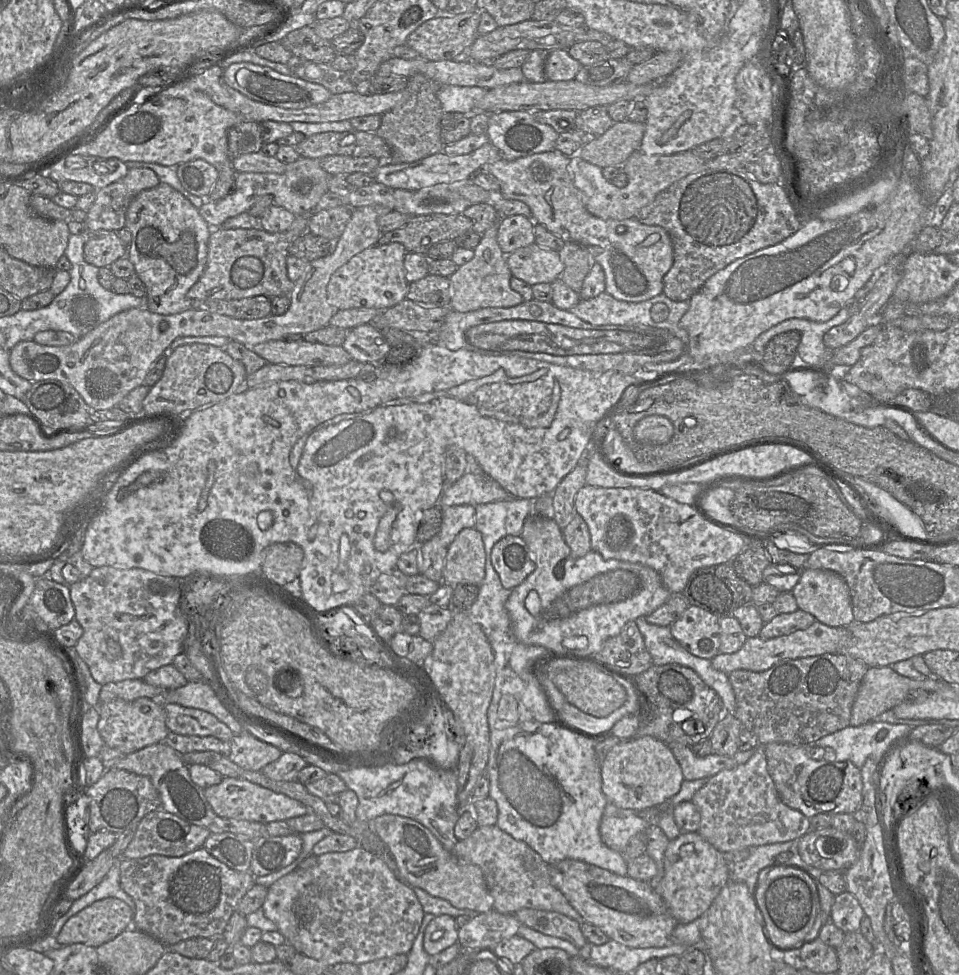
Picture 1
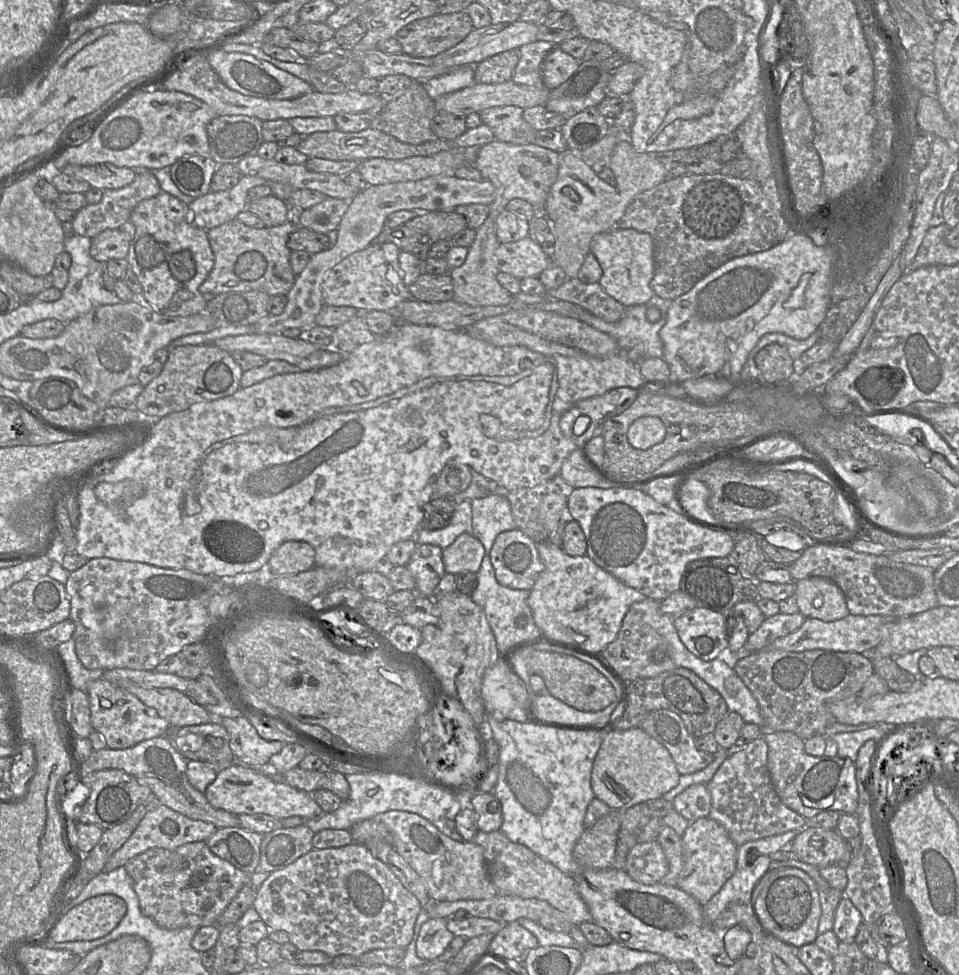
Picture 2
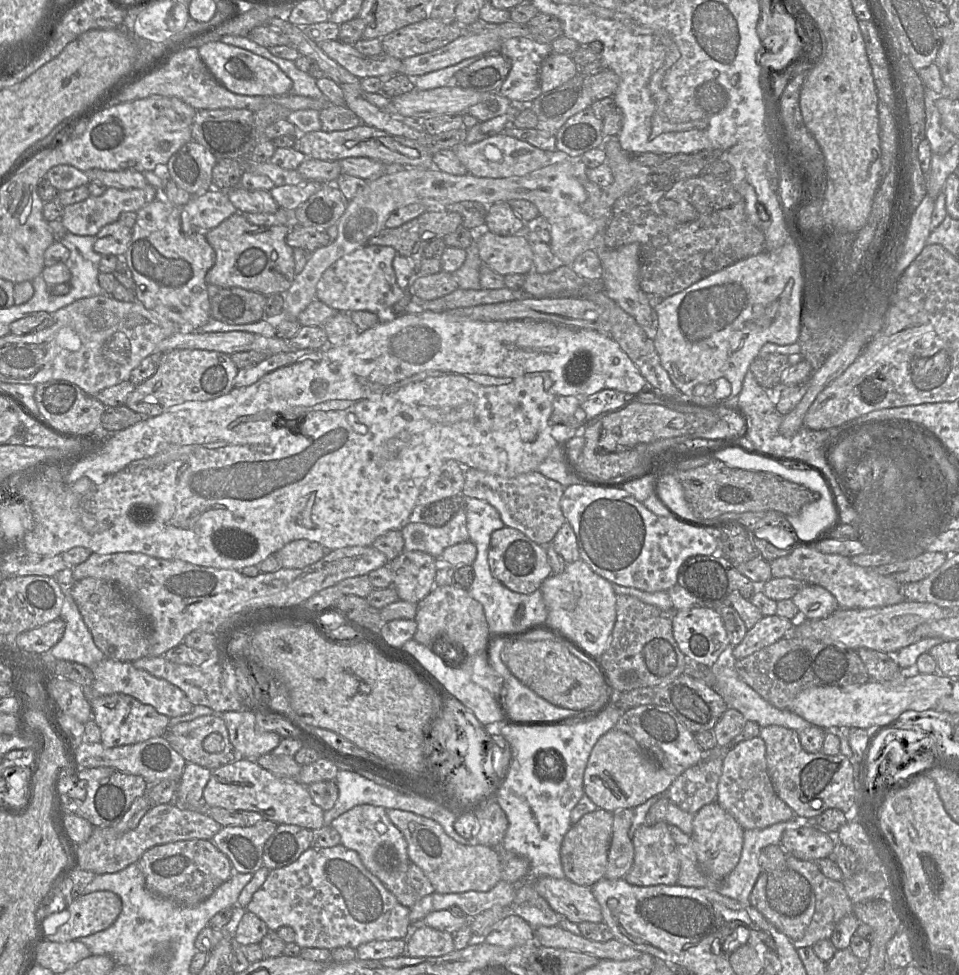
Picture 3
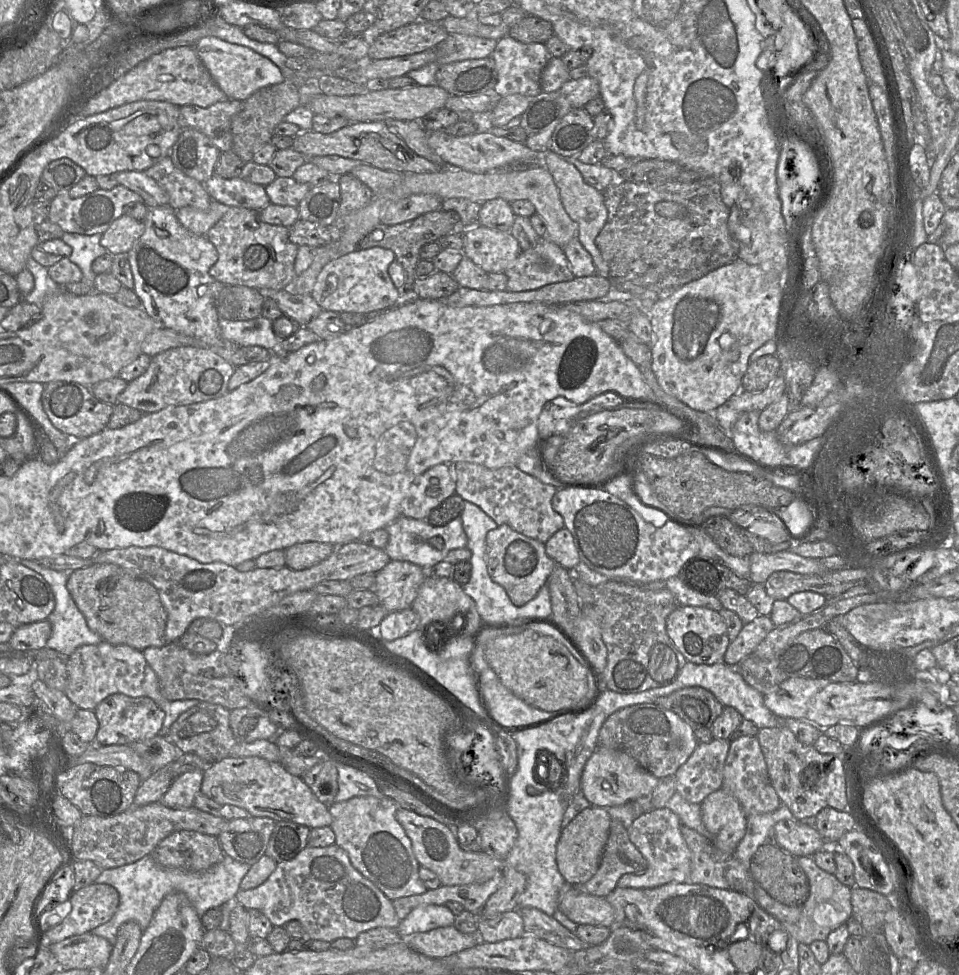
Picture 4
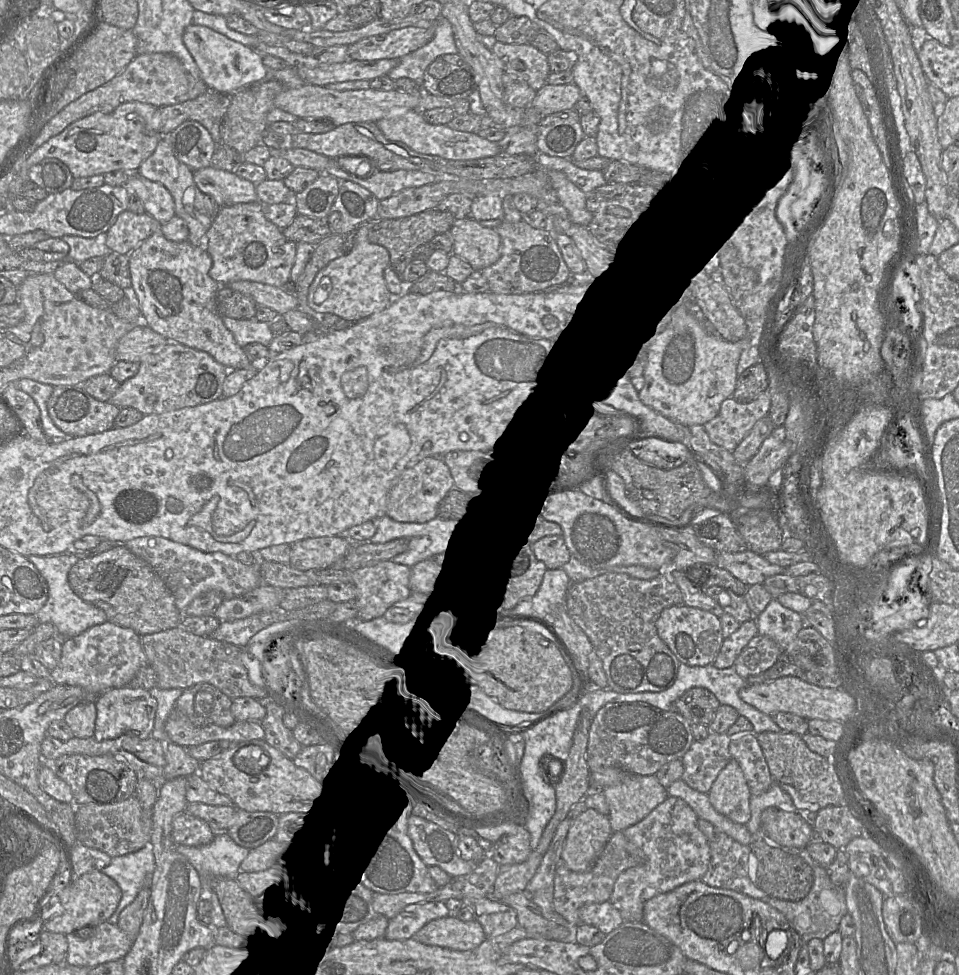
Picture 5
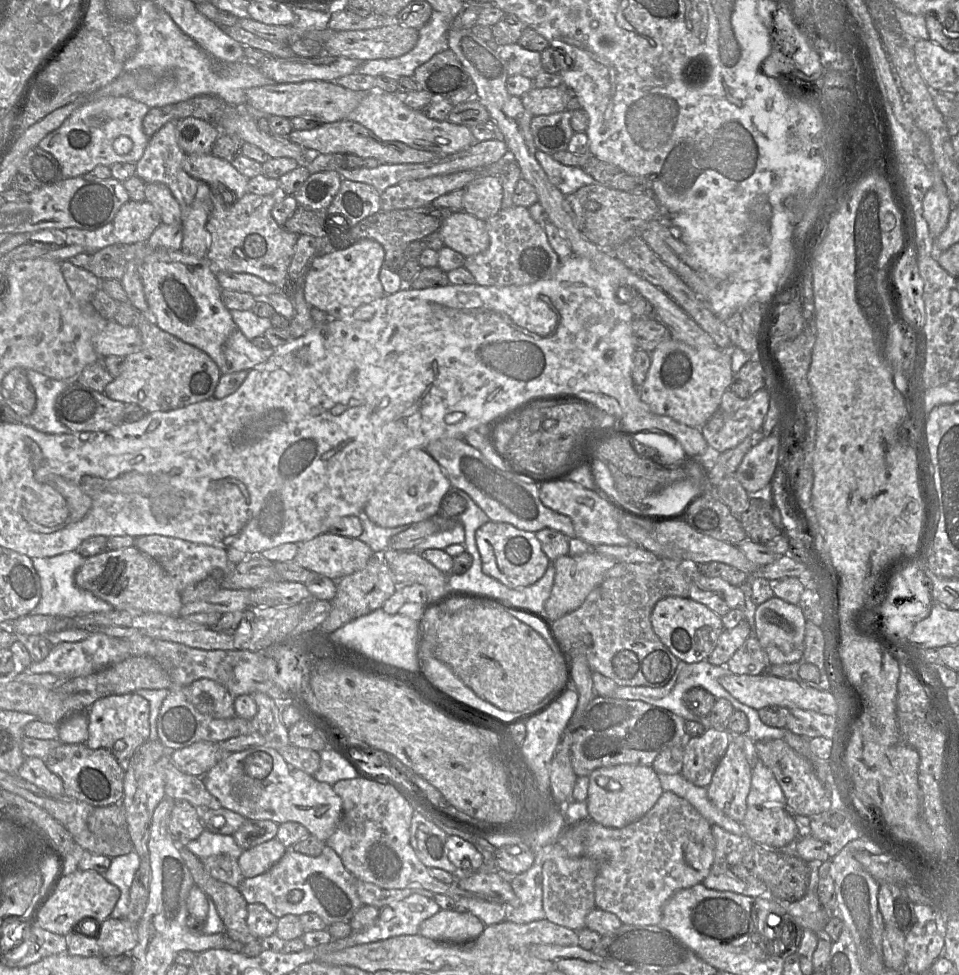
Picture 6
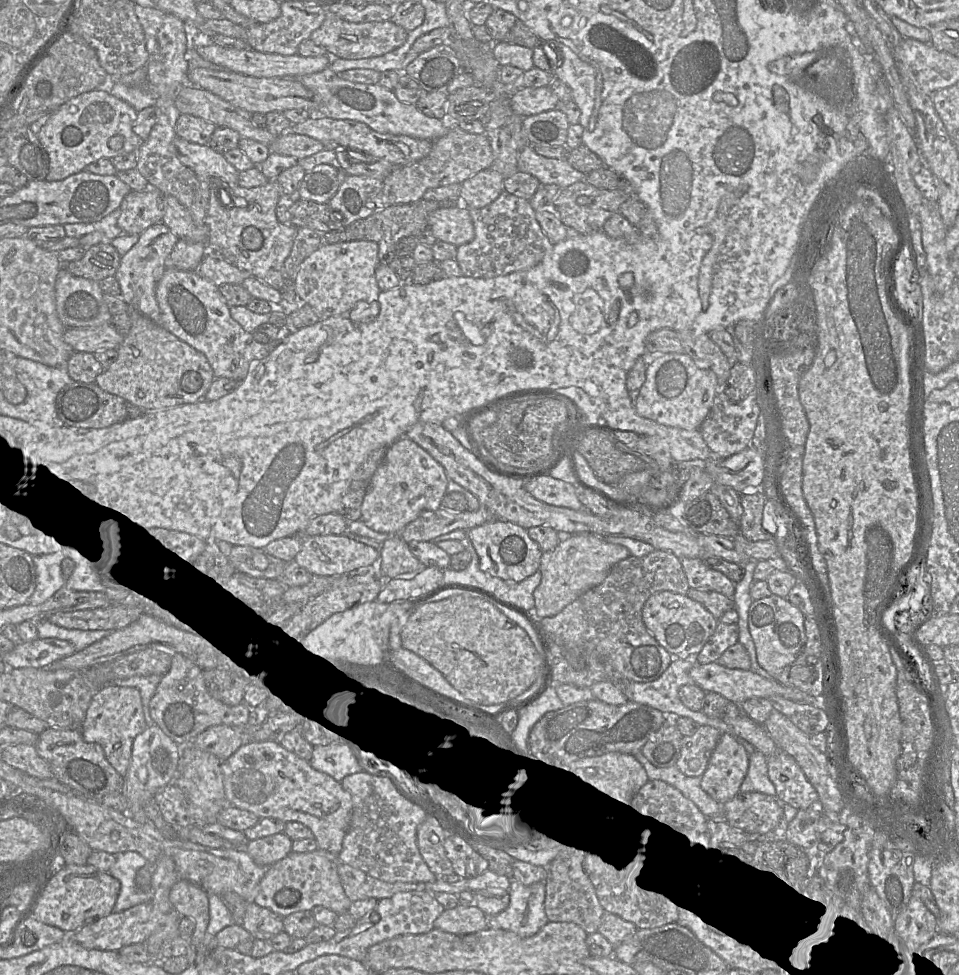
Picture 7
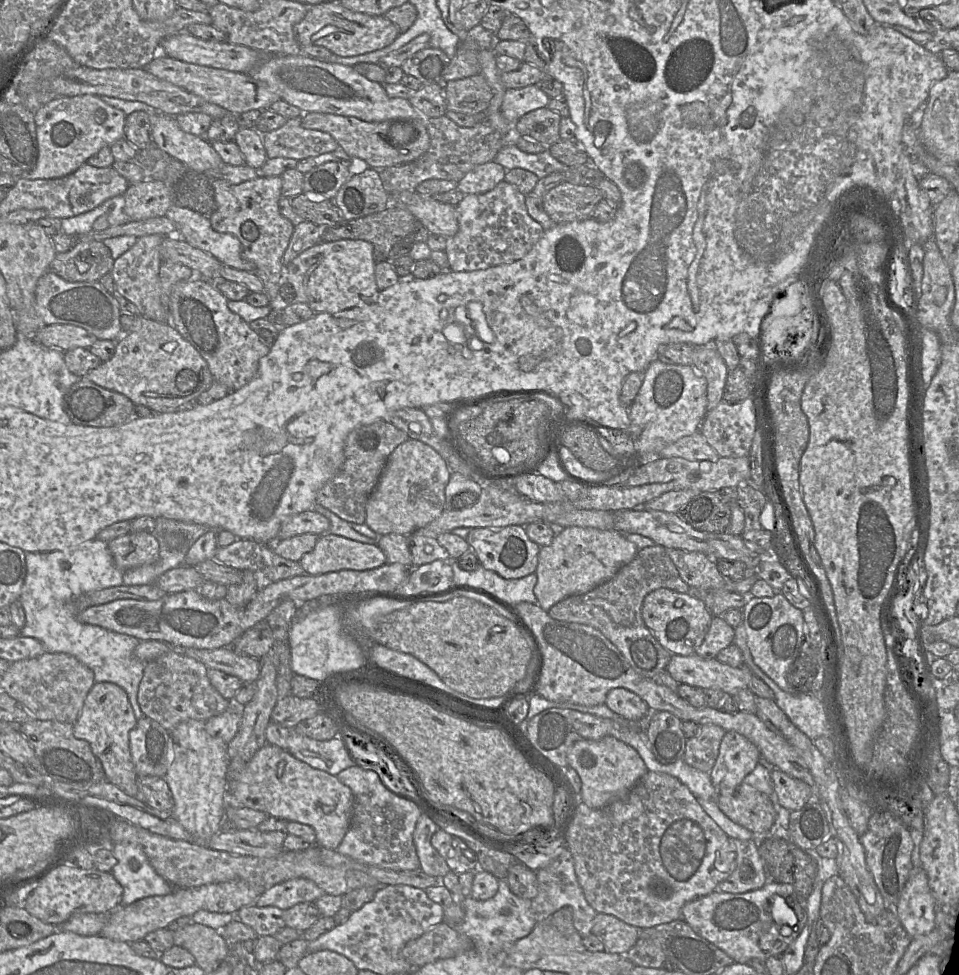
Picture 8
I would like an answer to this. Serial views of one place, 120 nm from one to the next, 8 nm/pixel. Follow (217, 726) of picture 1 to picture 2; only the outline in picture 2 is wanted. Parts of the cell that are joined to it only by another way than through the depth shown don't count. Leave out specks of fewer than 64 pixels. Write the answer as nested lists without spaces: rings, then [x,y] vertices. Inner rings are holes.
[[[117,681],[116,684],[125,691],[135,695],[146,706],[157,711],[160,717],[166,719],[170,725],[175,727],[193,726],[207,724],[215,721],[215,718],[208,713],[205,707],[193,702],[182,692],[172,688],[143,688],[131,681]]]

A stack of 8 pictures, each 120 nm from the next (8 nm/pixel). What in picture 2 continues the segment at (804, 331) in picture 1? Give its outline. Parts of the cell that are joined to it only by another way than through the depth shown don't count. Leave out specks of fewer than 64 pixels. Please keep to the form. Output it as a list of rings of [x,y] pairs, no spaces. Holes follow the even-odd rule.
[[[819,328],[807,339],[797,340],[782,333],[767,333],[761,337],[749,355],[756,355],[766,346],[776,343],[787,348],[794,360],[795,376],[801,375],[807,366],[800,361],[801,355],[821,339]]]

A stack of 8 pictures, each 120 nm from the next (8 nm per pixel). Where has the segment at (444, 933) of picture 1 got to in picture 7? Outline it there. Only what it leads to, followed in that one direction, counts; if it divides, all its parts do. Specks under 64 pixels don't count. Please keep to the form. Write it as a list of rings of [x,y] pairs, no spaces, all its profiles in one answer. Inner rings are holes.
[[[457,905],[444,909],[433,923],[434,928],[456,934],[465,935],[484,930],[488,926],[488,917],[476,906]]]

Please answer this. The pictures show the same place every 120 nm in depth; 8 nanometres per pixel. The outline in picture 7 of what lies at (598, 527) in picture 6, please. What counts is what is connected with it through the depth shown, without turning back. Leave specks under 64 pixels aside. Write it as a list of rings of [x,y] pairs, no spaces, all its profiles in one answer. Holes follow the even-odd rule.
[[[550,475],[524,480],[524,483],[525,489],[539,501],[573,510],[586,510],[576,495],[576,485]]]

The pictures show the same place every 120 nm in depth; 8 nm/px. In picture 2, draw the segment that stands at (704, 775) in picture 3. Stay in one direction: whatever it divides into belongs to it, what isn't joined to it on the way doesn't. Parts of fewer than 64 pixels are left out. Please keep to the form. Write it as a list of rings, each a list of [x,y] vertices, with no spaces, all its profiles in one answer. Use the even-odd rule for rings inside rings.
[[[693,784],[675,796],[673,809],[693,822],[701,817],[709,816],[711,810],[711,794],[707,784]]]

